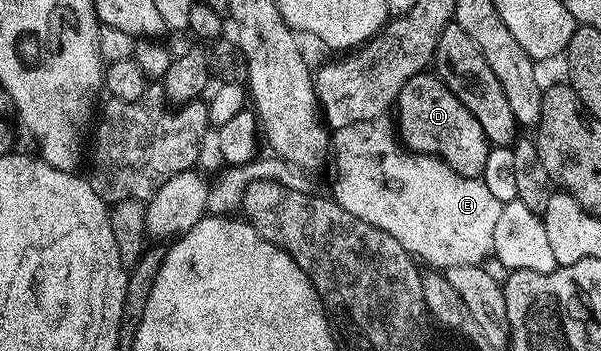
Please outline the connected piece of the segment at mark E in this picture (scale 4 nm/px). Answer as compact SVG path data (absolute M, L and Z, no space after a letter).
M368 119L333 132L332 155L338 161L336 201L345 211L352 213L352 217L368 221L368 225L376 225L376 229L384 229L388 237L396 237L406 251L432 263L433 268L468 265L474 259L485 263L494 250L496 220L502 208L502 204L488 190L485 178L461 175L437 154L407 149L396 134L395 124L390 124L388 119Z

